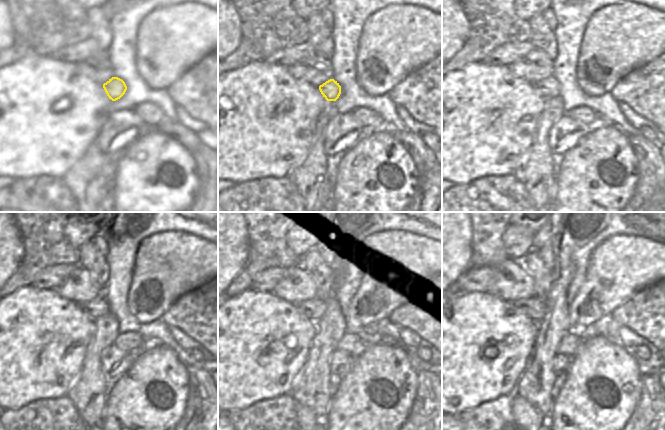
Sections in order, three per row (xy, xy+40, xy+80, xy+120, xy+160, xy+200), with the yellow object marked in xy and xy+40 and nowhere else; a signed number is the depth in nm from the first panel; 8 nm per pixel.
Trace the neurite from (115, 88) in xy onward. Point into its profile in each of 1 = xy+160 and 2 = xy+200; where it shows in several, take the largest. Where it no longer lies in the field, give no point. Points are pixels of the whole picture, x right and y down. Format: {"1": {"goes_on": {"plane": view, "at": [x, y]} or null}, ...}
{"1": {"goes_on": {"plane": "xy+160", "at": [313, 309]}}, "2": {"goes_on": {"plane": "xy+200", "at": [534, 308]}}}

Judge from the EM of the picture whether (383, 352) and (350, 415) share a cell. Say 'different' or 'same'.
same

